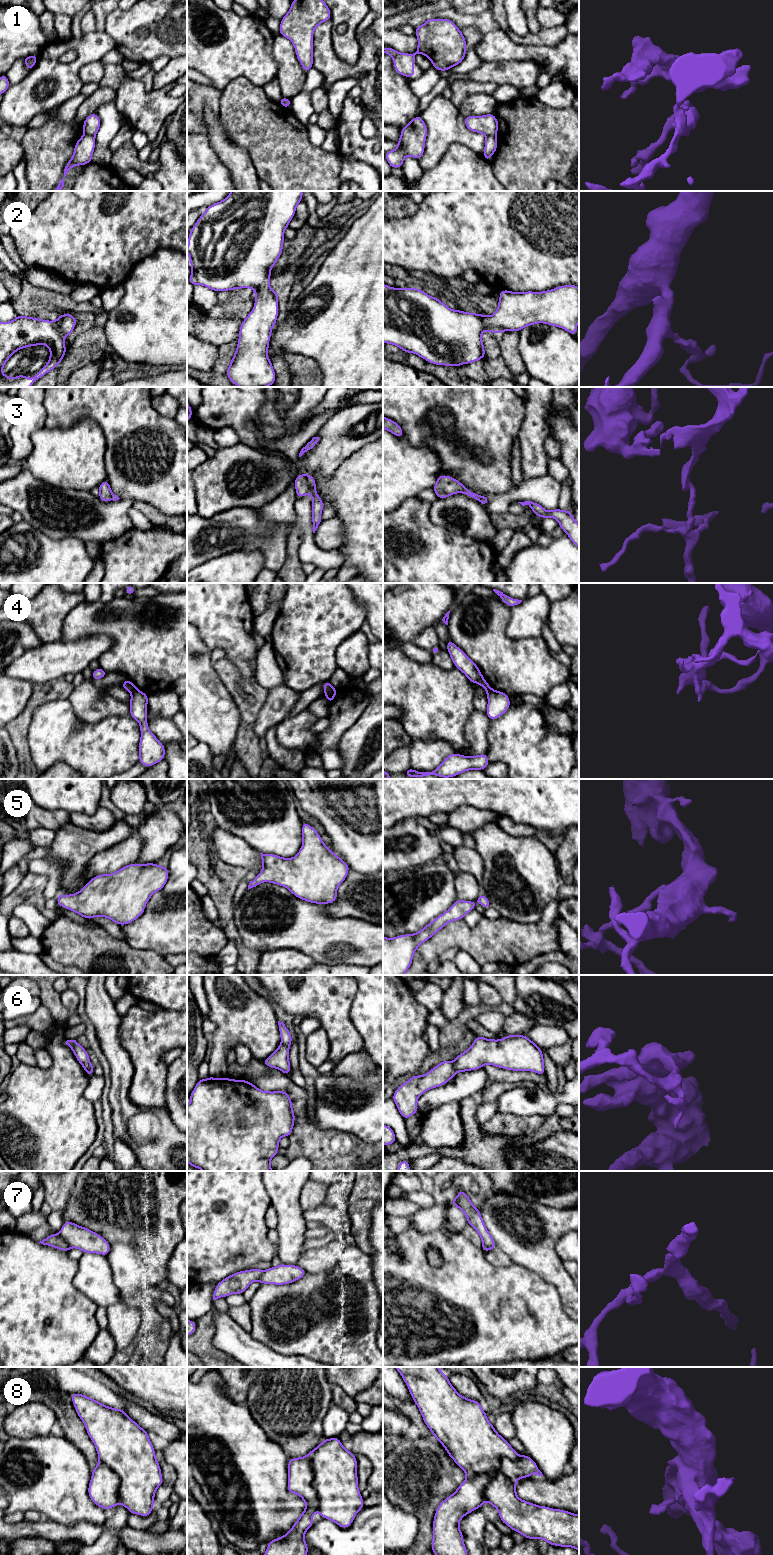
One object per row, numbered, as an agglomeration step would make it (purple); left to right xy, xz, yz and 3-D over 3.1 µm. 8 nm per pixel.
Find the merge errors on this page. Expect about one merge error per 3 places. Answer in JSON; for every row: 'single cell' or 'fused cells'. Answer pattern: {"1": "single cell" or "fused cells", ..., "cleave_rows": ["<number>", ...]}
{"1": "fused cells", "2": "single cell", "3": "fused cells", "4": "fused cells", "5": "single cell", "6": "fused cells", "7": "single cell", "8": "single cell", "cleave_rows": ["1", "3", "4", "6"]}

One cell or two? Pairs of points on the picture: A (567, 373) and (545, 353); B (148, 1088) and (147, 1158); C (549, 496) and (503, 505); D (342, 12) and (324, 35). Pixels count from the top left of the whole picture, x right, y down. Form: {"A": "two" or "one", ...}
{"A": "one", "B": "two", "C": "one", "D": "two"}

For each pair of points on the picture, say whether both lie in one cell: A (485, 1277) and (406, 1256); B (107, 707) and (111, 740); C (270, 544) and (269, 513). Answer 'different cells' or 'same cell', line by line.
A: same cell
B: different cells
C: different cells

